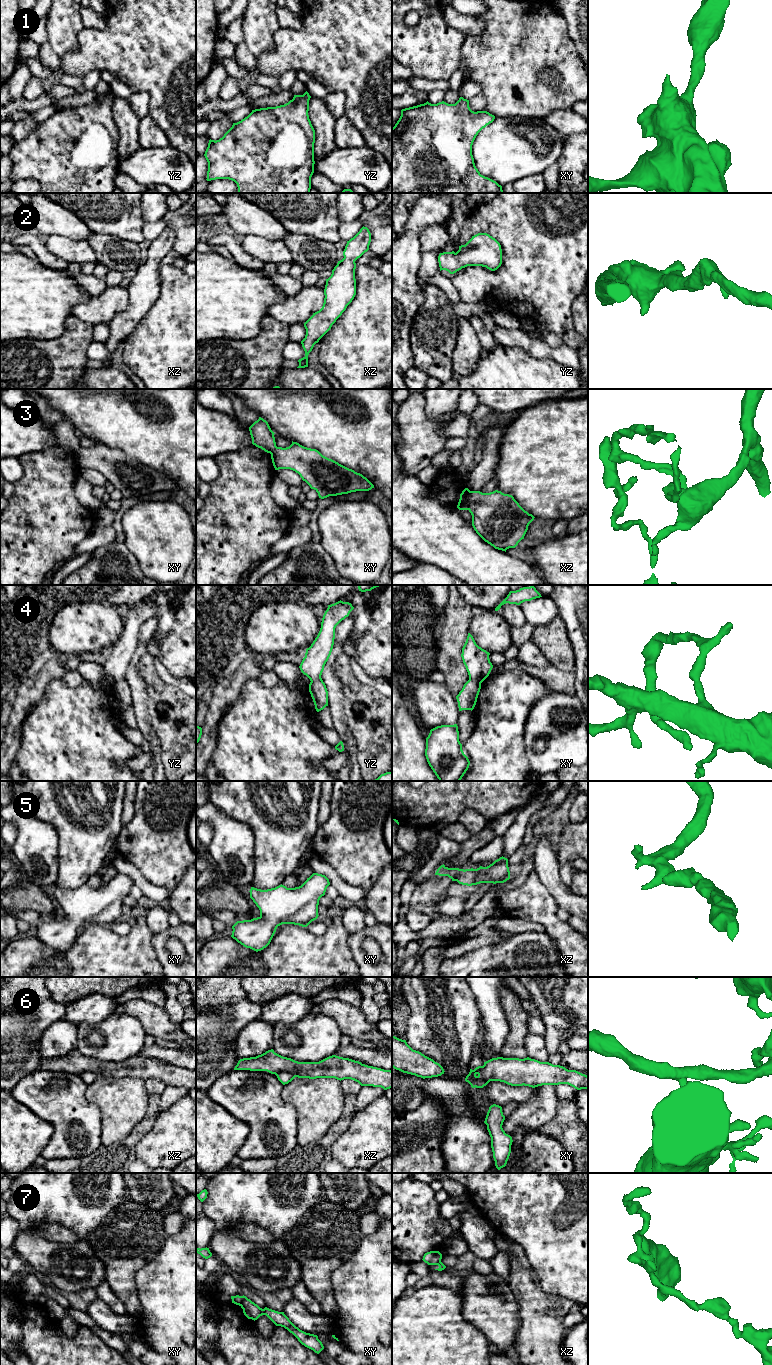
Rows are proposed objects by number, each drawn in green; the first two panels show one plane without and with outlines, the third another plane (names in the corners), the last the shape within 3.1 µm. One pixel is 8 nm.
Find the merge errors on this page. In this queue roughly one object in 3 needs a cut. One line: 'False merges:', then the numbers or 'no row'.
False merges: 3, 4, 6, 7

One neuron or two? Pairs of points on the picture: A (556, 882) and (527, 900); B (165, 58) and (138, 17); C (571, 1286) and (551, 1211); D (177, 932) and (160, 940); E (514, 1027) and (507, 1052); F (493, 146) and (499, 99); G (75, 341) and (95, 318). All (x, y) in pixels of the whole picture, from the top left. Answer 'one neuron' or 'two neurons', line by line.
A: two neurons
B: one neuron
C: one neuron
D: one neuron
E: one neuron
F: two neurons
G: two neurons

